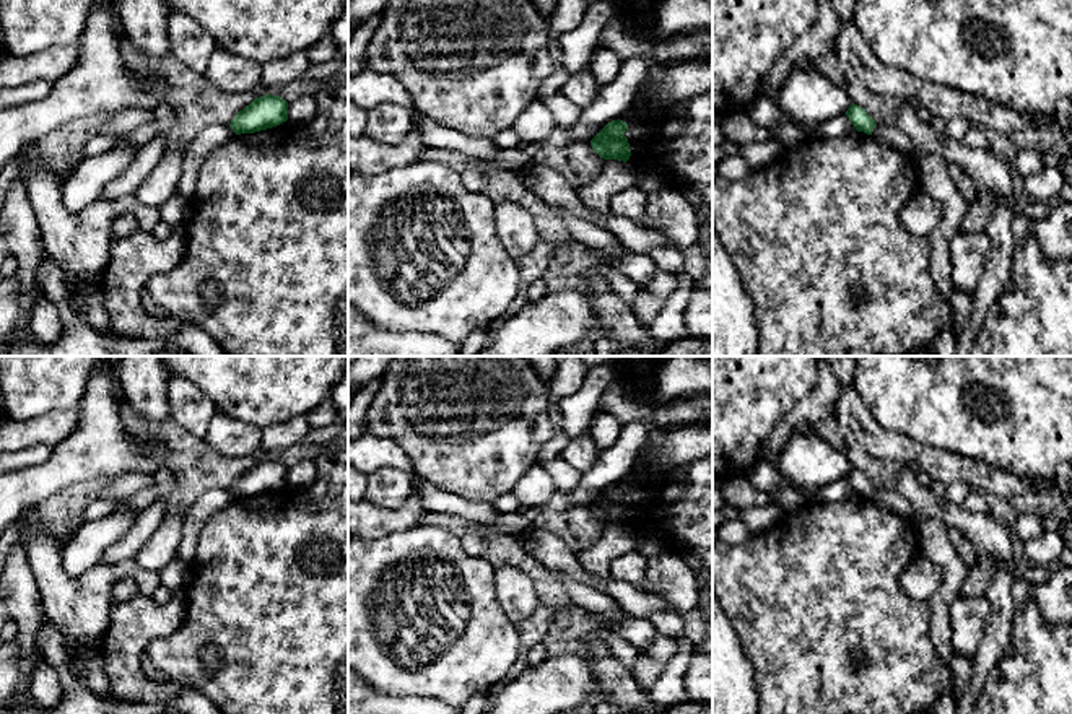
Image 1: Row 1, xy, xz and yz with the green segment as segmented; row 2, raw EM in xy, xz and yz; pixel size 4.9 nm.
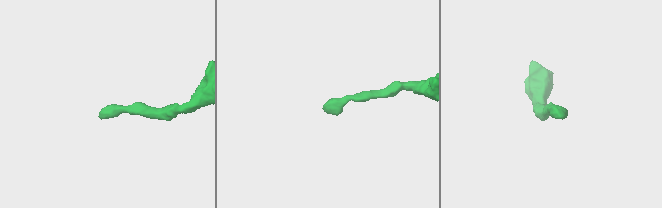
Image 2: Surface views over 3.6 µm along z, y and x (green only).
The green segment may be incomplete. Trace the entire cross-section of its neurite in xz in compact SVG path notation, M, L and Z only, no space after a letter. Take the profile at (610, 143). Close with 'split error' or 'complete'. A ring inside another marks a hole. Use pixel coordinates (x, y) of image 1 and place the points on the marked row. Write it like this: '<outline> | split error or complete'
M623 120L608 122L592 140L592 150L604 159L618 159L626 163L631 156L625 132L628 124Z | complete

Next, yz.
M854 102L846 111L846 115L849 117L851 124L856 127L857 132L872 135L874 128L877 127L875 120L865 112L865 109Z | complete

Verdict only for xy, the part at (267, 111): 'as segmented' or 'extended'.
as segmented

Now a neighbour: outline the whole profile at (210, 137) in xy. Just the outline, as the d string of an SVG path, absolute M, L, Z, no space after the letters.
M208 125L189 143L184 151L182 174L177 184L177 190L185 200L190 202L195 195L198 172L207 156L234 135L229 125Z

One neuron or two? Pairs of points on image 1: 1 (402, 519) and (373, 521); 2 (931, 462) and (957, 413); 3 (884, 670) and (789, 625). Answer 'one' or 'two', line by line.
1: one
2: two
3: one

